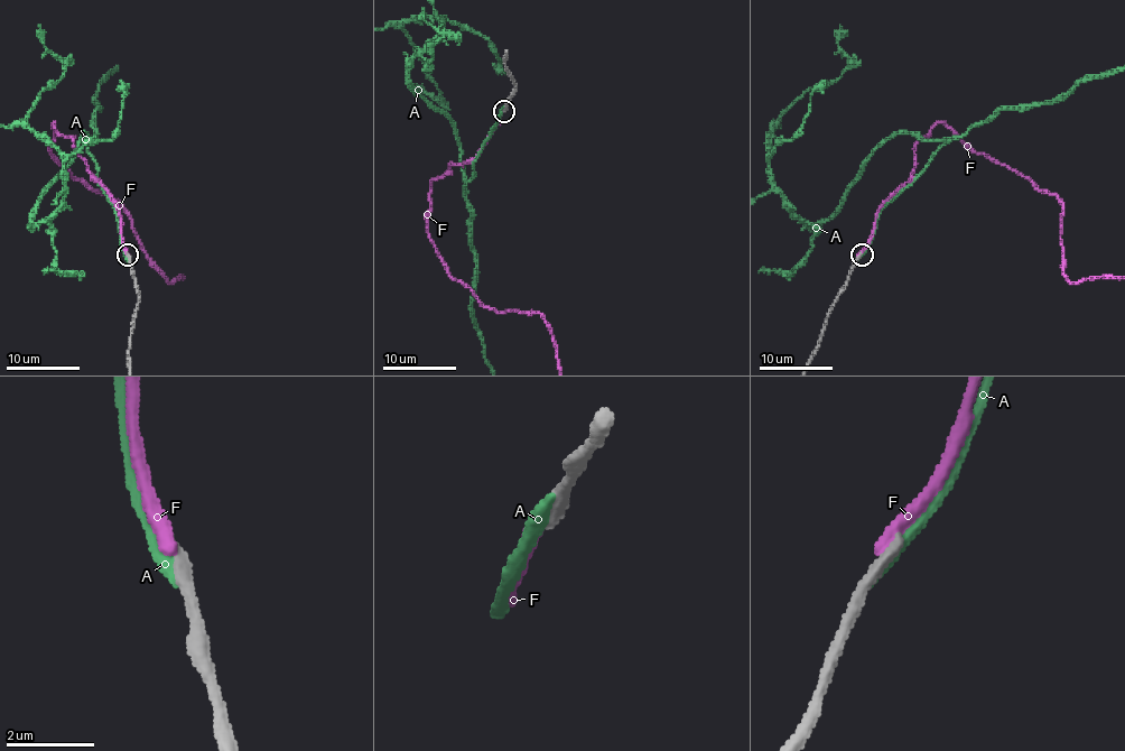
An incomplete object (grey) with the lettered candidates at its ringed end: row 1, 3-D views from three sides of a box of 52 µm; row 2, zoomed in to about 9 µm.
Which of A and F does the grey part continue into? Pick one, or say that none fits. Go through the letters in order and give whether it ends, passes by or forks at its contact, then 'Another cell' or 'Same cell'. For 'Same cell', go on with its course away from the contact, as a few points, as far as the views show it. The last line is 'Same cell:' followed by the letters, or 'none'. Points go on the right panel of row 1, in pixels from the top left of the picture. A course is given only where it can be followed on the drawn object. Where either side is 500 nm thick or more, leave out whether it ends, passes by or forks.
A: It ends there. Another cell
F: It ends there. Another cell
Same cell: none

